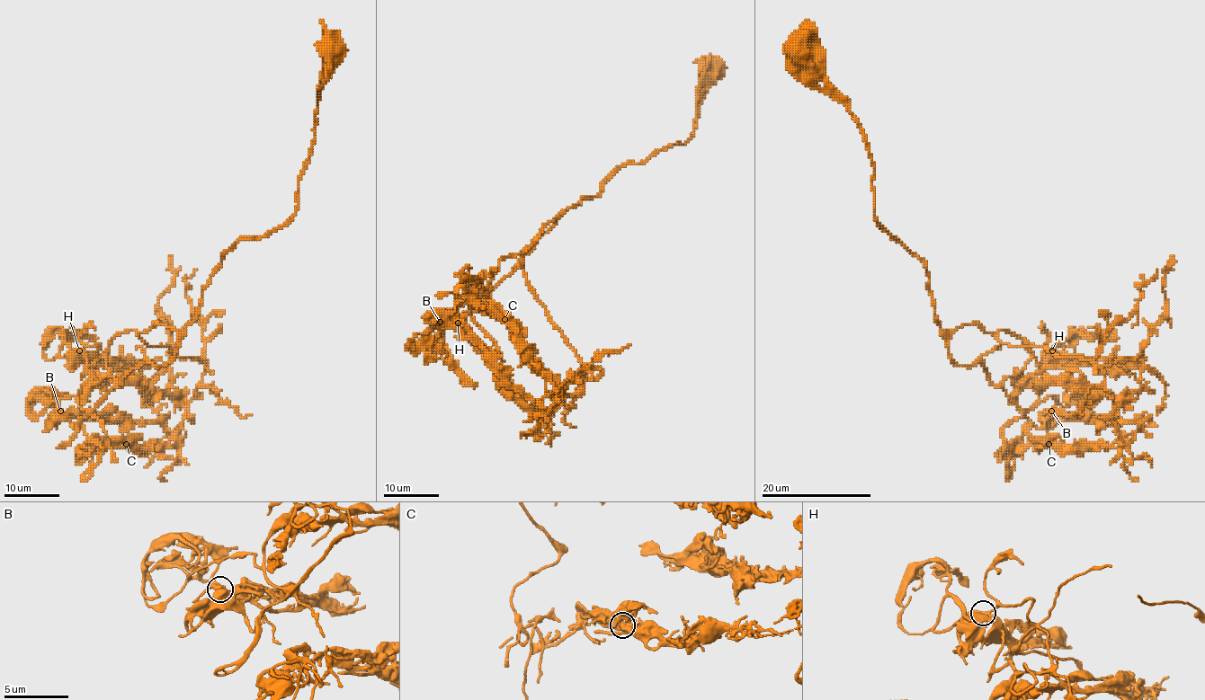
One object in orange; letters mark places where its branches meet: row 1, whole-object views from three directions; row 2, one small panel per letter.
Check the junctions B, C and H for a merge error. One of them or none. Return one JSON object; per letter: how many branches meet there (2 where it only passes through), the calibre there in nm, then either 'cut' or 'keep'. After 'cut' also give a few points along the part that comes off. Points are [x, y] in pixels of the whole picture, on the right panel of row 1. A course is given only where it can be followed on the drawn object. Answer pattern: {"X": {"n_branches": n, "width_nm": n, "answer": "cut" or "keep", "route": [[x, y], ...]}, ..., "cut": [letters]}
{"B": {"n_branches": 4, "width_nm": 440, "answer": "keep"}, "C": {"n_branches": 4, "width_nm": 440, "answer": "keep"}, "H": {"n_branches": 4, "width_nm": 400, "answer": "keep"}, "cut": []}

